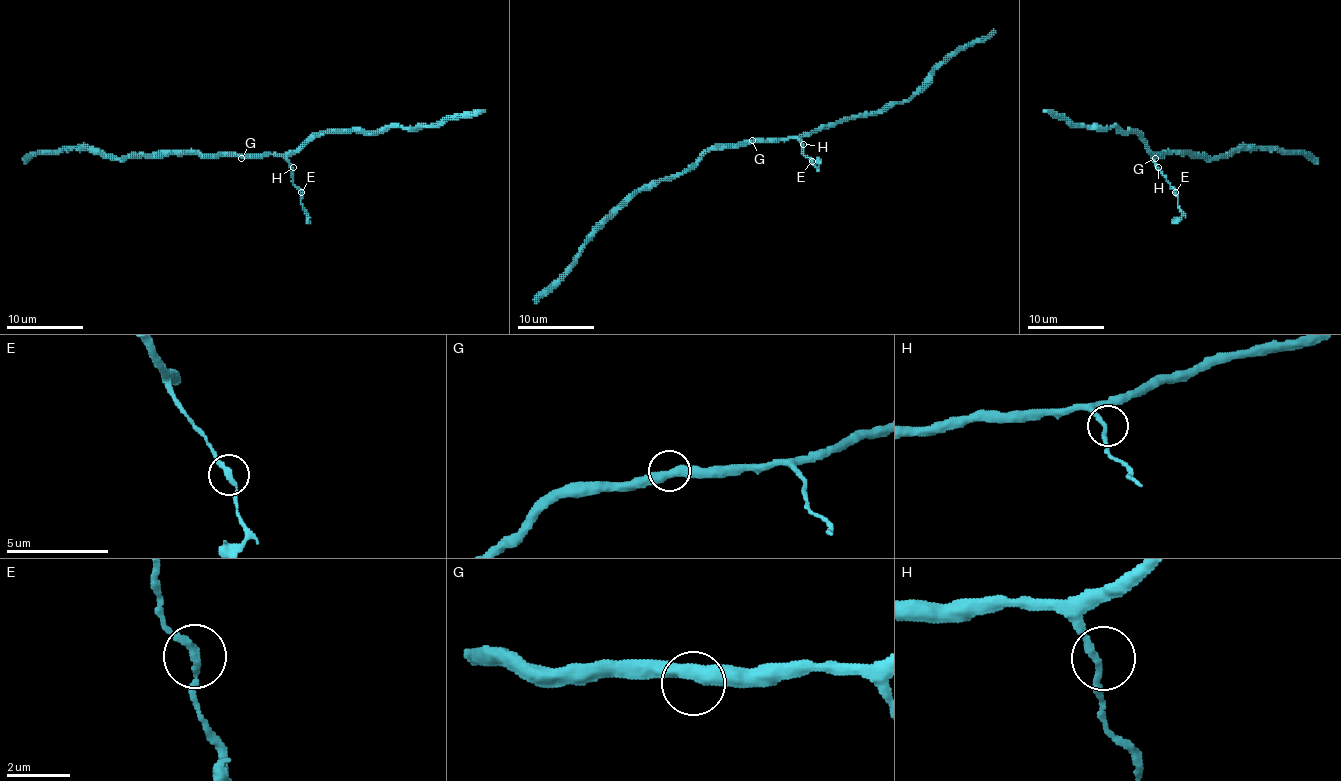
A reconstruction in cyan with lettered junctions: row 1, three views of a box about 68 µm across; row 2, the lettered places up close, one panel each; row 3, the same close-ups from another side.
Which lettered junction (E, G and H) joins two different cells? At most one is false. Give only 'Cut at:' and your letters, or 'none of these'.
Cut at: none of these

